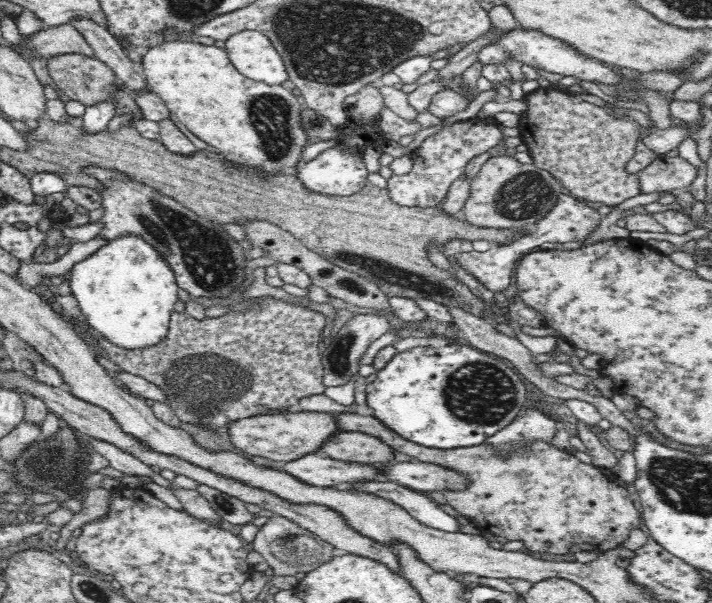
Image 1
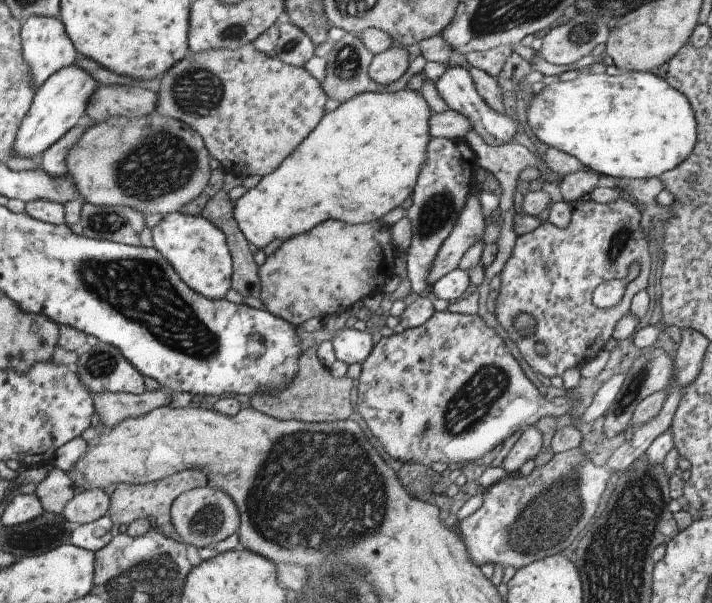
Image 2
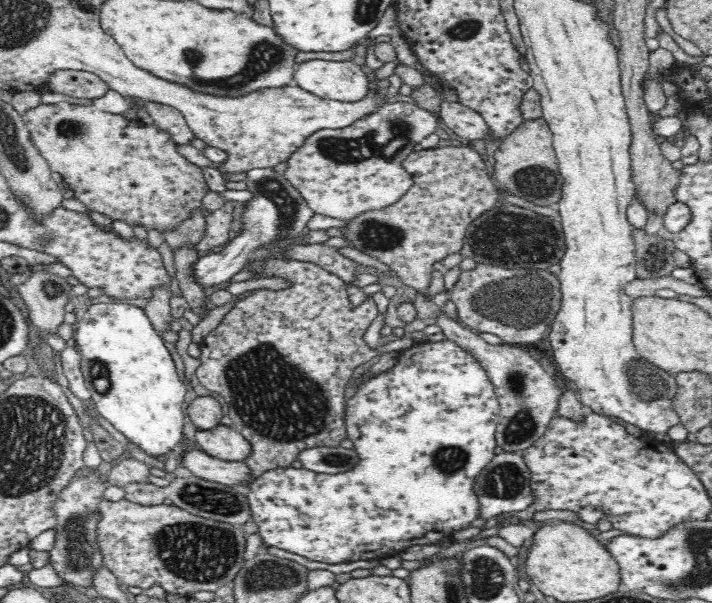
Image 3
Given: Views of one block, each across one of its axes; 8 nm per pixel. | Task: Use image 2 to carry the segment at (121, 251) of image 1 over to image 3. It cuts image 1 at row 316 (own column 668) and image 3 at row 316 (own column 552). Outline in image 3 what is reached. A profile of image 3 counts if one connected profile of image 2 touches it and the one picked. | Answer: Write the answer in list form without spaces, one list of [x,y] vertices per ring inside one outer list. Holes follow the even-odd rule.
[[[92,304],[84,318],[78,323],[74,340],[80,353],[80,371],[85,381],[84,388],[91,394],[91,400],[101,414],[103,421],[122,438],[128,439],[153,457],[170,453],[183,442],[184,398],[186,386],[176,372],[170,352],[164,340],[158,336],[145,310],[132,304]]]

